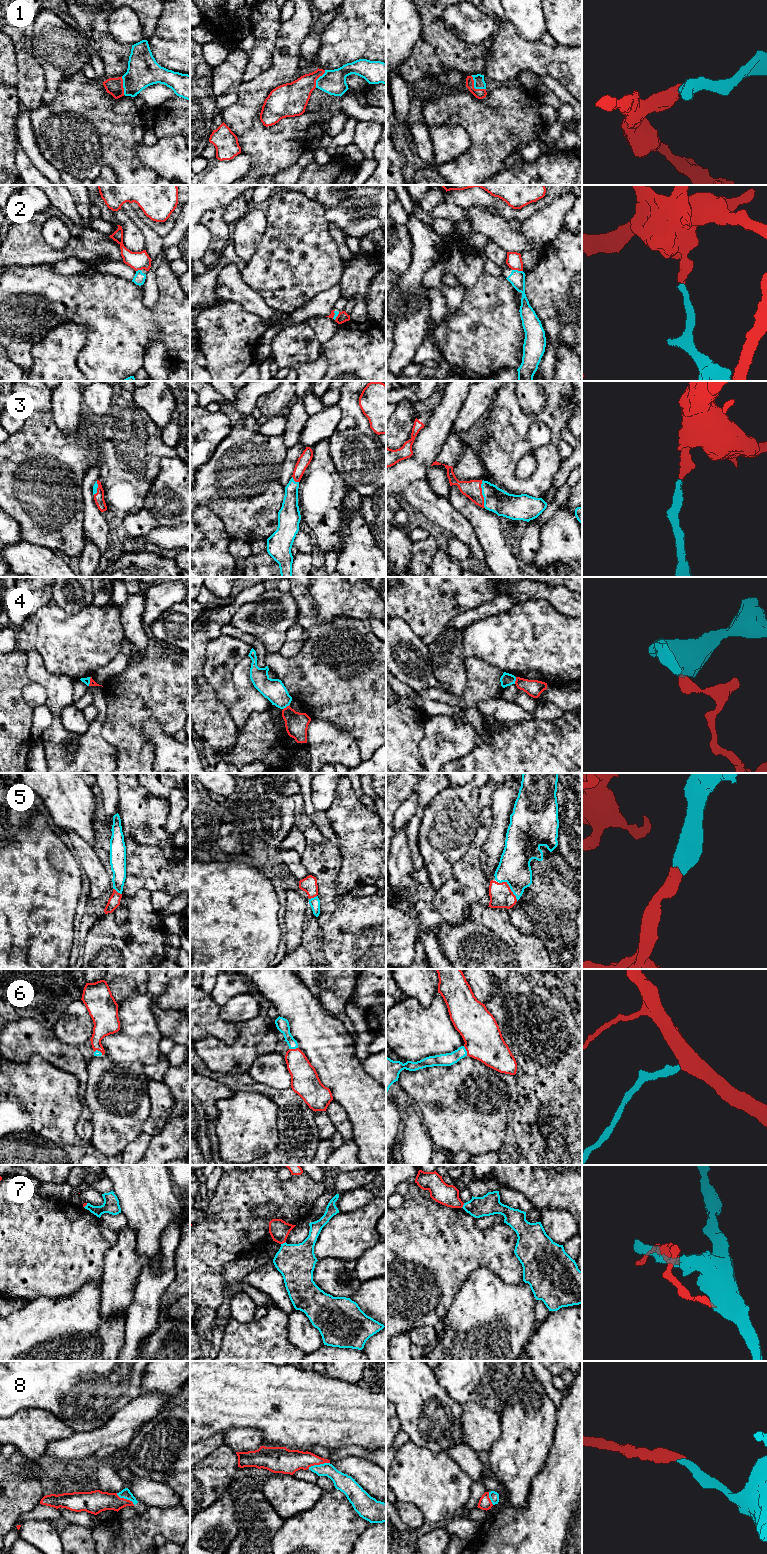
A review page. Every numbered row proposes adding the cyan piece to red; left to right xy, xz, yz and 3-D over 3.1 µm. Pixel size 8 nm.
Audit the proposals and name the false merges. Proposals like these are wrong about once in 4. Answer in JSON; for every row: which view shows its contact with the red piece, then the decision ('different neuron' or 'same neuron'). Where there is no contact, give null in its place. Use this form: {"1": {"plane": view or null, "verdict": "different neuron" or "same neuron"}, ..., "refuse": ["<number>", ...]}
{"1": {"plane": "yz", "verdict": "same neuron"}, "2": {"plane": "yz", "verdict": "different neuron"}, "3": {"plane": "yz", "verdict": "same neuron"}, "4": {"plane": "xz", "verdict": "different neuron"}, "5": {"plane": "yz", "verdict": "same neuron"}, "6": {"plane": "yz", "verdict": "same neuron"}, "7": {"plane": "xz", "verdict": "different neuron"}, "8": {"plane": "xz", "verdict": "same neuron"}, "refuse": ["2", "4", "7"]}

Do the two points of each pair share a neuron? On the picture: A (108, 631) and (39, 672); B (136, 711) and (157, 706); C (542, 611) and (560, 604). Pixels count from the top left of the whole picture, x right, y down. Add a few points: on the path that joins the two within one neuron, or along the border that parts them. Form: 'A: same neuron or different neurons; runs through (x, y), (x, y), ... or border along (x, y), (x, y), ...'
A: different neurons; border along (30, 651), (39, 654), (50, 672), (68, 677)
B: same neuron; runs through (141, 711), (152, 709)
C: different neurons; border along (531, 598), (544, 599), (558, 611), (571, 617)

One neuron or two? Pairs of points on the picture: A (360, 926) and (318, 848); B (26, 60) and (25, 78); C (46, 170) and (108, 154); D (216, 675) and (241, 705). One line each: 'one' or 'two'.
A: one
B: one
C: two
D: two

